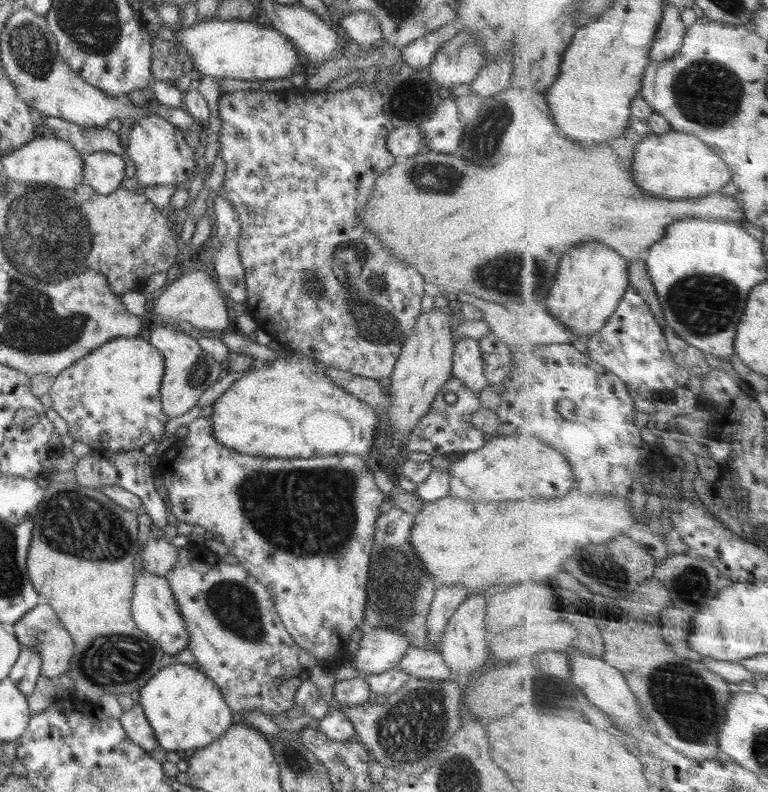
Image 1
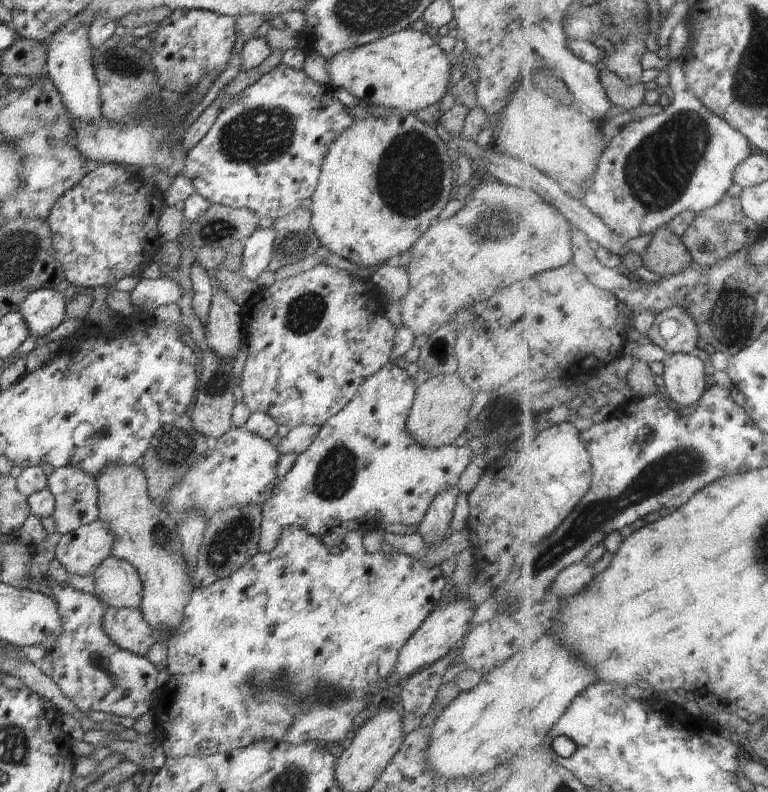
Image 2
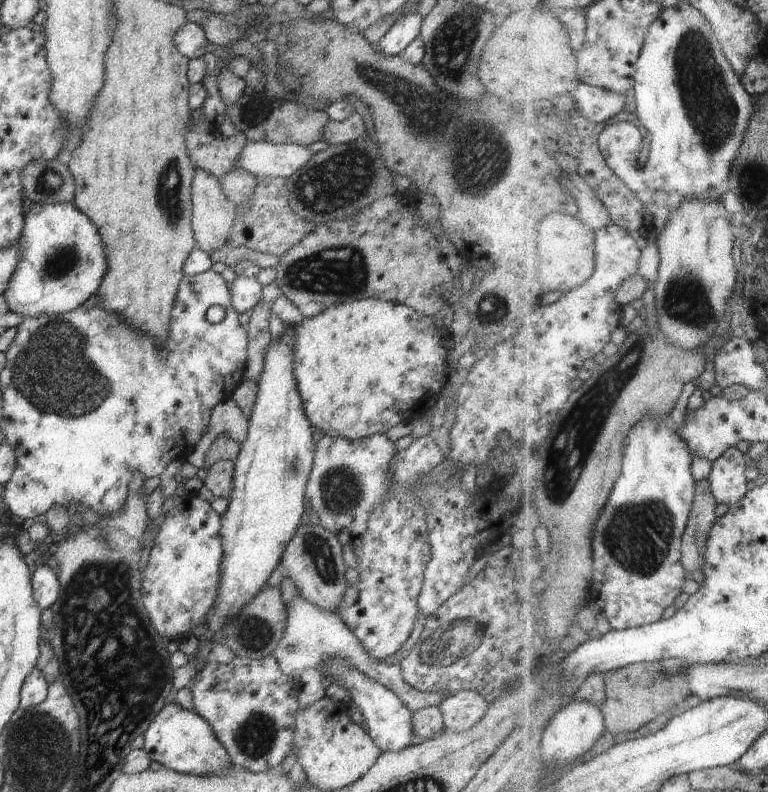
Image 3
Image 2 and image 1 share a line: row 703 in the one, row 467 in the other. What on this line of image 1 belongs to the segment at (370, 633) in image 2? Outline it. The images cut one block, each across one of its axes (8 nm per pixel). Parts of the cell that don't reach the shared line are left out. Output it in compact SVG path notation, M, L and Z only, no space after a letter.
M204 416L192 420L187 426L186 438L178 438L163 453L163 456L156 461L156 473L160 474L164 480L164 485L168 491L171 511L179 522L188 524L198 524L208 531L208 536L220 535L222 542L228 547L228 554L233 554L239 560L240 566L244 567L248 573L257 578L270 593L274 608L280 620L292 638L297 641L301 649L314 654L318 664L336 670L345 660L344 651L346 644L357 638L358 634L366 628L364 618L364 605L366 605L367 584L369 577L370 555L376 530L376 520L381 515L380 506L385 501L385 496L380 487L374 481L374 464L363 460L360 456L345 455L313 457L310 459L280 459L280 458L260 458L234 452L232 448L226 447L212 435L212 417Z

